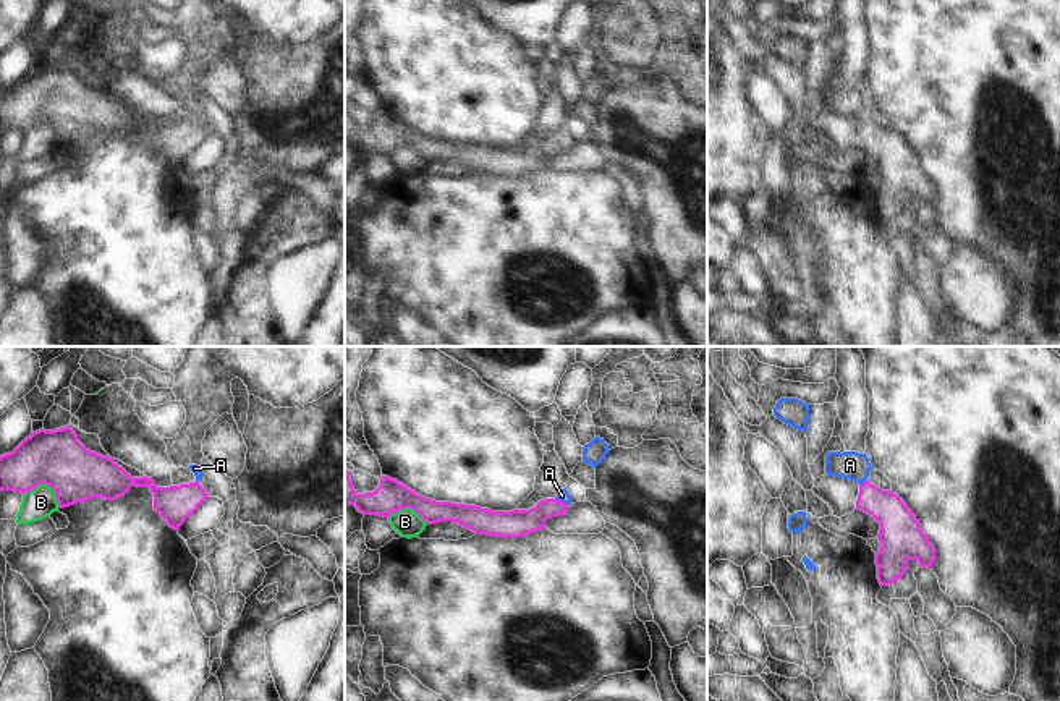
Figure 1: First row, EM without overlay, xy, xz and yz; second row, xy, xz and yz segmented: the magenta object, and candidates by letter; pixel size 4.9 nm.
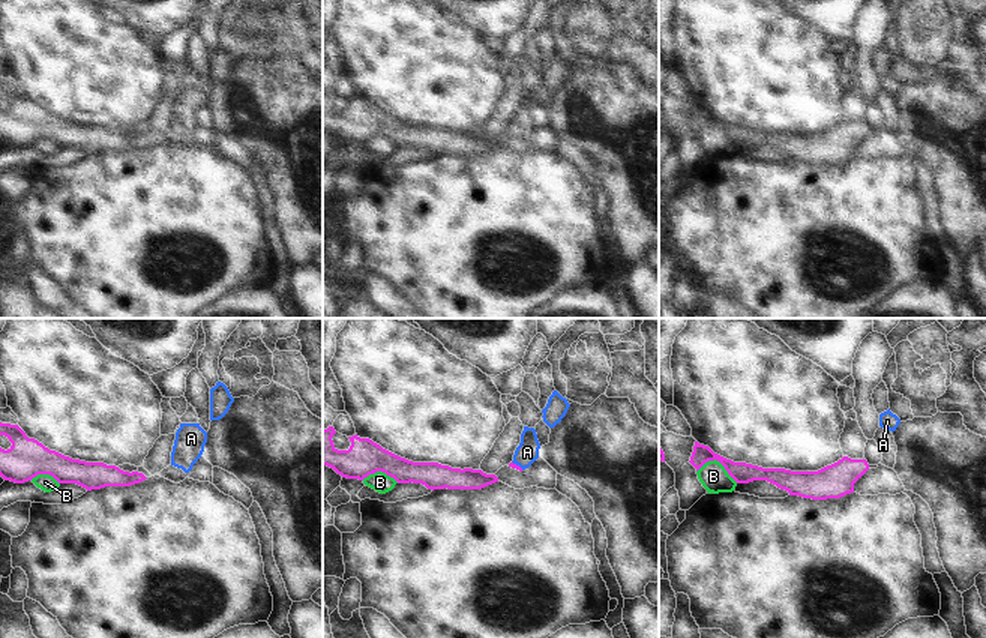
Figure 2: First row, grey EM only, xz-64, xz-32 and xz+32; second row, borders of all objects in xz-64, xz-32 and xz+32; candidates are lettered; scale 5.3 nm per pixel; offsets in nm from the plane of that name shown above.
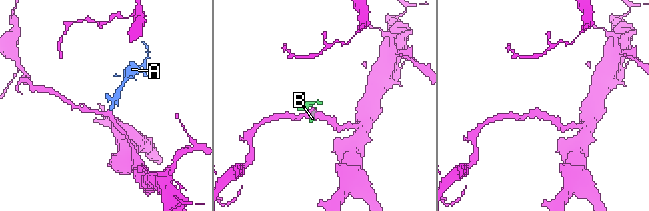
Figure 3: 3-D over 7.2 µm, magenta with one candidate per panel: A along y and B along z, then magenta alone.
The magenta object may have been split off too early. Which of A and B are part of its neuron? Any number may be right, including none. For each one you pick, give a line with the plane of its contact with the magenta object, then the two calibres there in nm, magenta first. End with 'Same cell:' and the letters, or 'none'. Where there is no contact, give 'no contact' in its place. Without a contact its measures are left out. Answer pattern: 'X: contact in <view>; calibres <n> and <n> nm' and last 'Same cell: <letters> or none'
A: contact in xz; calibres 140 and 60 nm
Same cell: A

